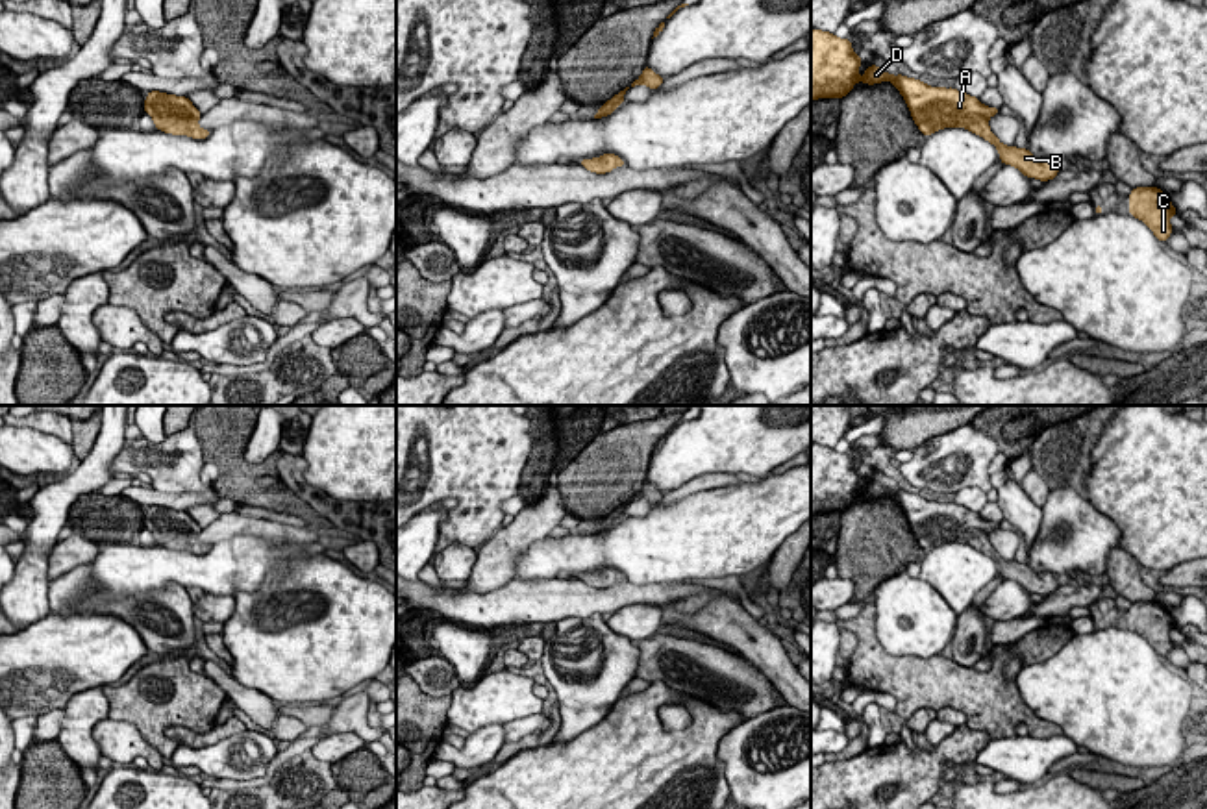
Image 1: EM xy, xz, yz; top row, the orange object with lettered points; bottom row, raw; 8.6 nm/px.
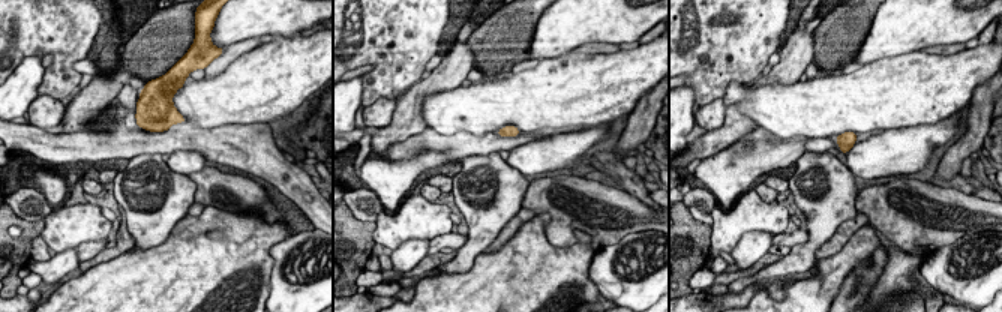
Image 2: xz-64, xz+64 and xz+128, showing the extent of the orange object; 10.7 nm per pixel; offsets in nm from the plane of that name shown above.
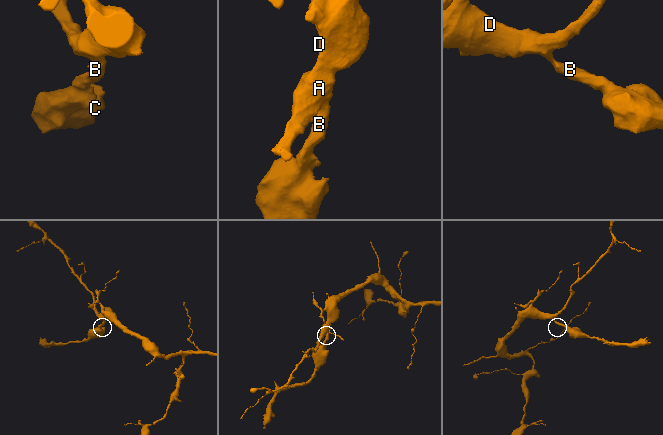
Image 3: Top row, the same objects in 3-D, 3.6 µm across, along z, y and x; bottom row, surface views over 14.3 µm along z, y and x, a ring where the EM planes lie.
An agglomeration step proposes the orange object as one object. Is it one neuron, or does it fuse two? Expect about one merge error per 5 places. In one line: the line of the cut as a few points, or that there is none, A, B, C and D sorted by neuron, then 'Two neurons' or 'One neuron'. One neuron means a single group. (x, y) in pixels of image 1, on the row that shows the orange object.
No split. Groups: A B C D. One neuron

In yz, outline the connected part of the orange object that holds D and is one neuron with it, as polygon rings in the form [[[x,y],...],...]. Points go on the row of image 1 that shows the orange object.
[[[811,30],[811,102],[818,98],[844,98],[857,81],[866,85],[890,81],[903,96],[915,124],[922,135],[933,135],[944,128],[964,128],[996,146],[1003,165],[1016,167],[1024,176],[1040,181],[1053,180],[1061,170],[1055,159],[1035,157],[1027,148],[1005,146],[990,131],[989,118],[1000,113],[1000,107],[989,107],[979,98],[955,87],[929,87],[926,81],[892,76],[877,65],[870,65],[865,76],[857,76],[863,56],[857,56],[850,39],[839,39],[835,33]]]

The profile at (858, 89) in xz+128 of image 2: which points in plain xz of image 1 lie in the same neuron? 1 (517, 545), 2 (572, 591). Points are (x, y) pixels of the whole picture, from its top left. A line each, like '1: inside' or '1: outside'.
1: outside
2: outside

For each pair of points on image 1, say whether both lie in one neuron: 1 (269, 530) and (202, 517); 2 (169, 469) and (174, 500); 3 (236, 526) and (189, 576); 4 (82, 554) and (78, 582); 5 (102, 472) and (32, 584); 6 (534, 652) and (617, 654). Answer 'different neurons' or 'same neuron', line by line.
1: different neurons
2: different neurons
3: different neurons
4: different neurons
5: same neuron
6: different neurons

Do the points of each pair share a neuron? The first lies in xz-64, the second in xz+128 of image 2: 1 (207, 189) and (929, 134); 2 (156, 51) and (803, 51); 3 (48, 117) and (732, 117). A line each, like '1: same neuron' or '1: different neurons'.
1: different neurons
2: different neurons
3: different neurons

